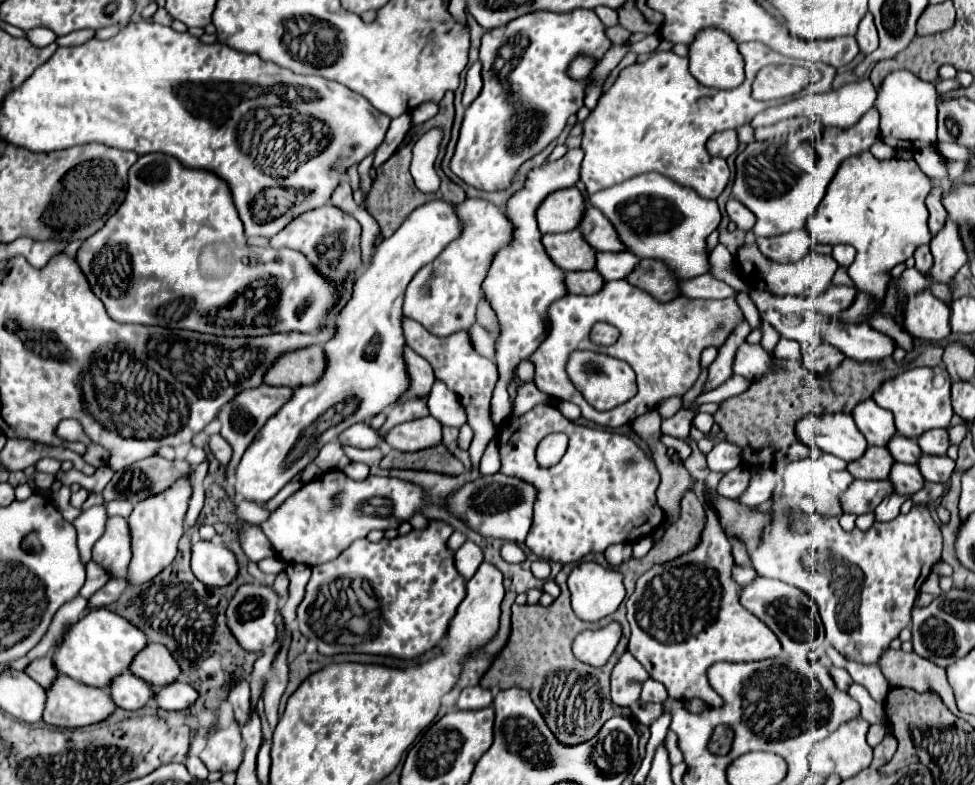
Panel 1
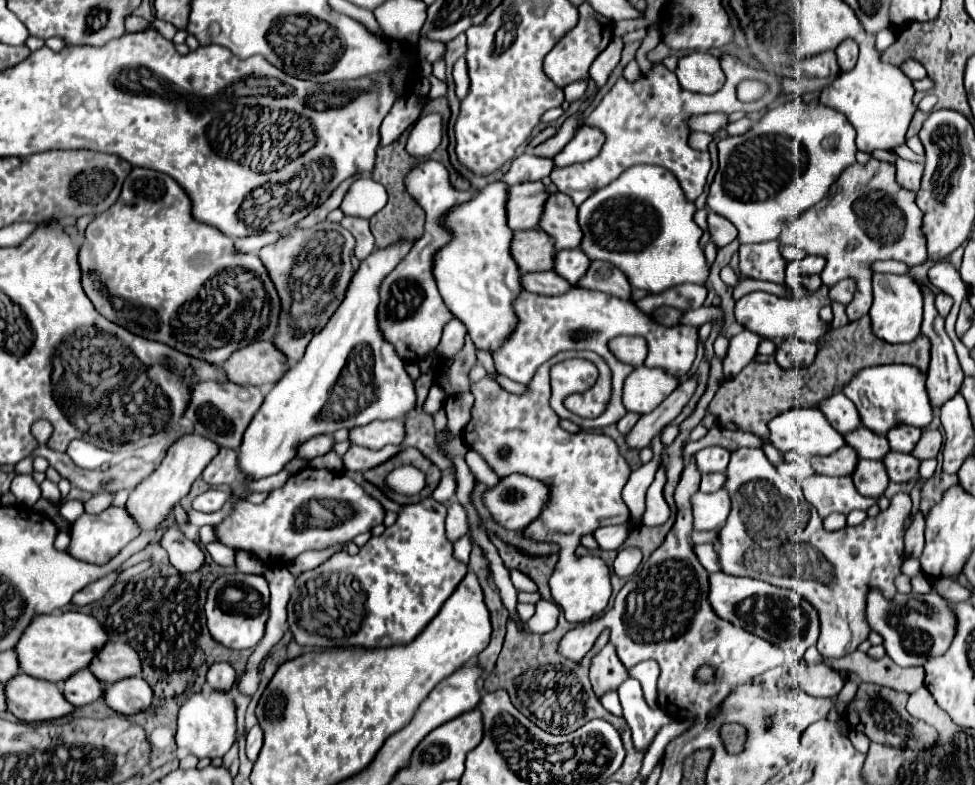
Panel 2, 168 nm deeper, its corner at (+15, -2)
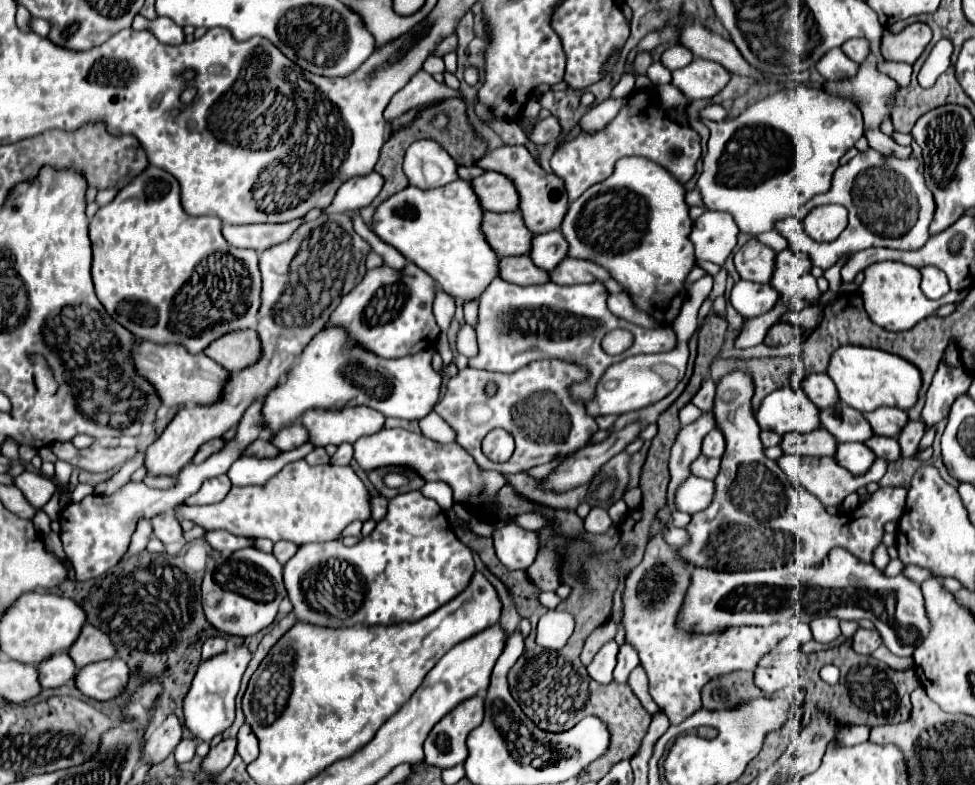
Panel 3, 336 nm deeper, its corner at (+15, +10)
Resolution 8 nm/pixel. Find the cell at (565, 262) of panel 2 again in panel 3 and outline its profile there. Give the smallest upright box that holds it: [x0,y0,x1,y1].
[529,230,567,270]

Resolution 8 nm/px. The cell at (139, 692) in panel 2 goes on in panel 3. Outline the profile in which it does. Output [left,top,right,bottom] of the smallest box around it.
[75,658,129,700]

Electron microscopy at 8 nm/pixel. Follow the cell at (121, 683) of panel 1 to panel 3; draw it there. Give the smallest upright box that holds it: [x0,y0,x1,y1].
[37,654,77,688]

